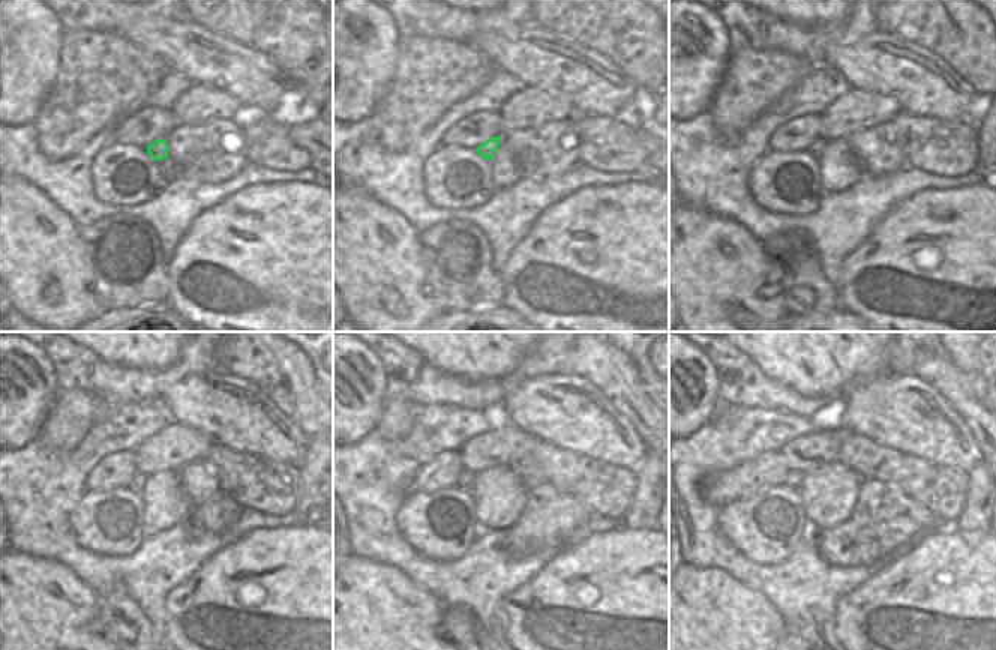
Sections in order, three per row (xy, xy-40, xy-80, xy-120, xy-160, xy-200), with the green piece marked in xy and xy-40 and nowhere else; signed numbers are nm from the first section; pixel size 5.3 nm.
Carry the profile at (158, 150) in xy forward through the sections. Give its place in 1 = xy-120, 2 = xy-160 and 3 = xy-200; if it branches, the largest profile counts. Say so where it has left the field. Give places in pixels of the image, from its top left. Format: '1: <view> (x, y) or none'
1: xy-120 (137, 485)
2: xy-160 (465, 479)
3: xy-200 (792, 479)

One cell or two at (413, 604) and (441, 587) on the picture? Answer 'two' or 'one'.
two

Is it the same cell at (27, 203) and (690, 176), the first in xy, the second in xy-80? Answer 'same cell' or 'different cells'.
different cells

